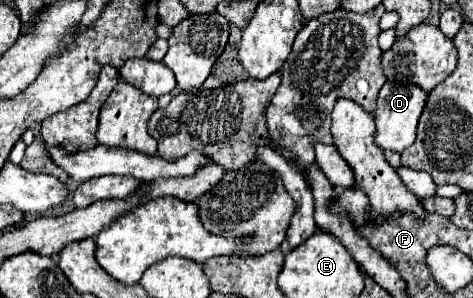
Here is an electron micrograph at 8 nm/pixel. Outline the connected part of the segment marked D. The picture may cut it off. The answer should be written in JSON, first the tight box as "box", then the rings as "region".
{"box":[375,82,427,152],"region":[[[385,82],[385,86],[379,90],[379,100],[375,110],[377,146],[395,152],[403,152],[405,148],[409,148],[415,142],[415,130],[425,102],[427,102],[427,92],[421,86],[413,86],[411,82]]]}

